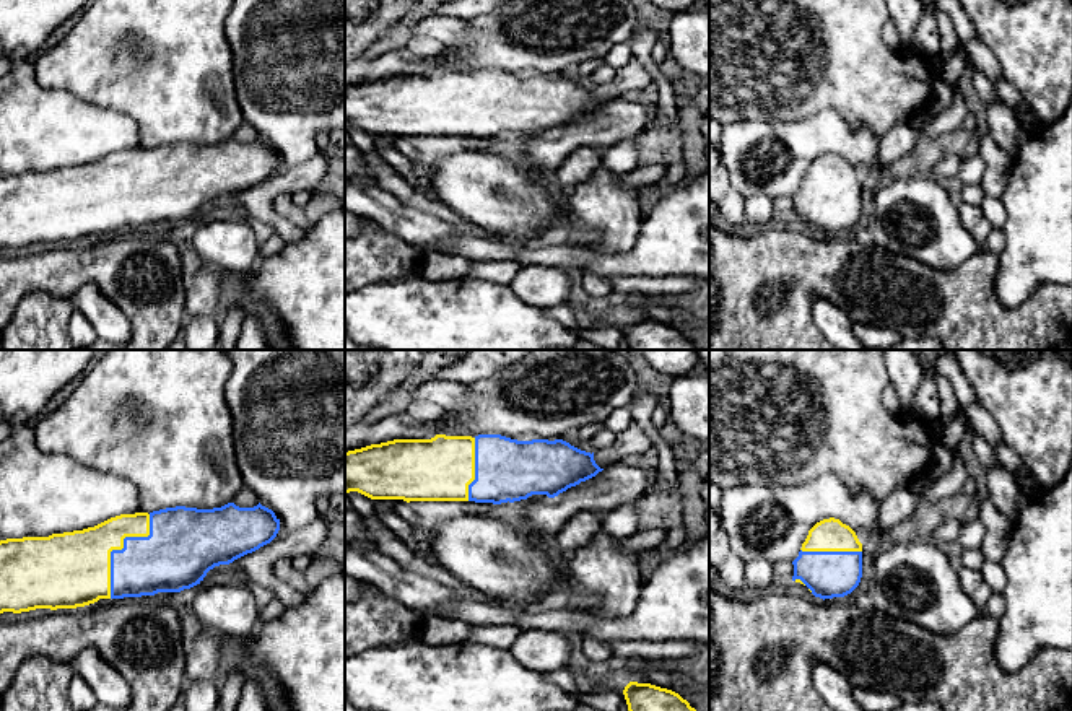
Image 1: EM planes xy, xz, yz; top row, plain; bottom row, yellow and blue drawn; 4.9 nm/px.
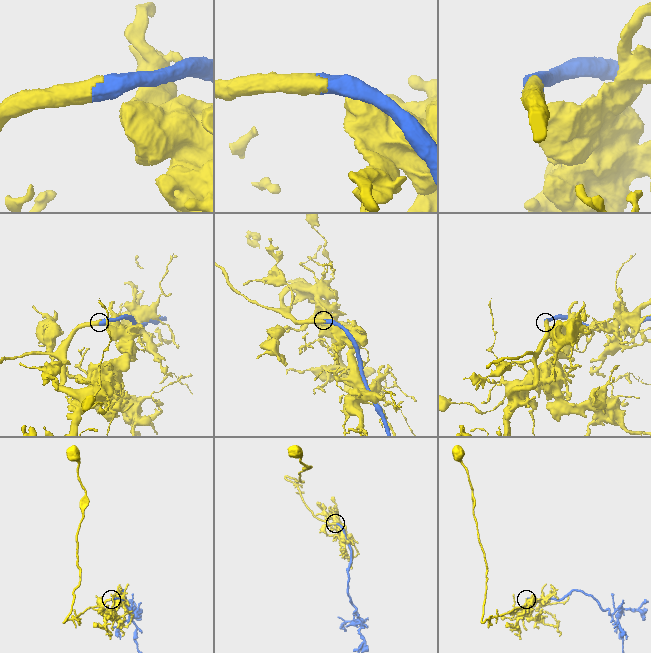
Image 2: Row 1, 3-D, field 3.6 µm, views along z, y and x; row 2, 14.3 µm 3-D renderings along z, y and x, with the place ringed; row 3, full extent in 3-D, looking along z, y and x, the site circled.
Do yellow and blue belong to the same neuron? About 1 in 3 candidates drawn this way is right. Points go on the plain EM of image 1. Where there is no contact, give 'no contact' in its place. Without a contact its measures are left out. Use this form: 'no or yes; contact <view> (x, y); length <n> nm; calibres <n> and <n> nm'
yes; contact xy (119, 184); length 460 nm; calibres 360 and 320 nm

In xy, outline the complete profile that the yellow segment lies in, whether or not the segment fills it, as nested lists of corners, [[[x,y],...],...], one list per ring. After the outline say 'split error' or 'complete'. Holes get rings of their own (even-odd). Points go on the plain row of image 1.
[[[228,138],[213,145],[176,142],[150,150],[120,150],[83,166],[0,176],[0,249],[21,249],[36,244],[76,244],[99,234],[181,228],[200,220],[215,202],[229,200],[270,179],[278,166],[280,155],[260,138],[254,143],[239,143]]]; split error

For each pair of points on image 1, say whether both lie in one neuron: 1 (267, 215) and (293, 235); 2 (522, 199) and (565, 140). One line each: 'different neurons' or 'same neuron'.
1: same neuron
2: different neurons

